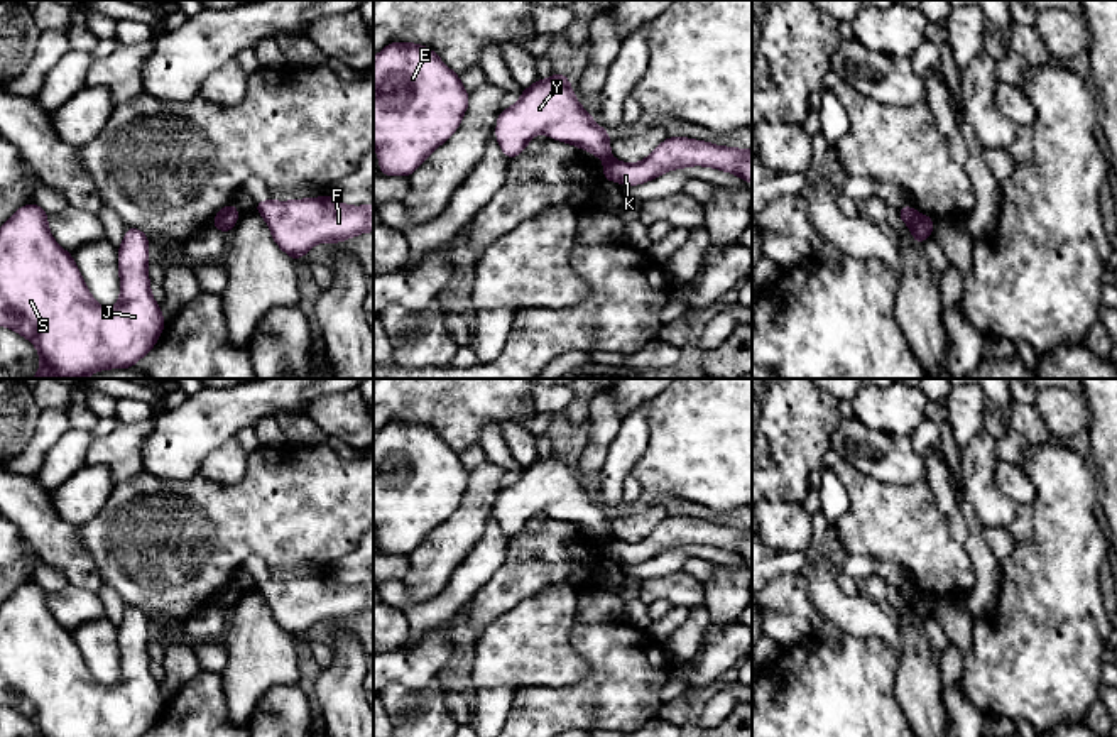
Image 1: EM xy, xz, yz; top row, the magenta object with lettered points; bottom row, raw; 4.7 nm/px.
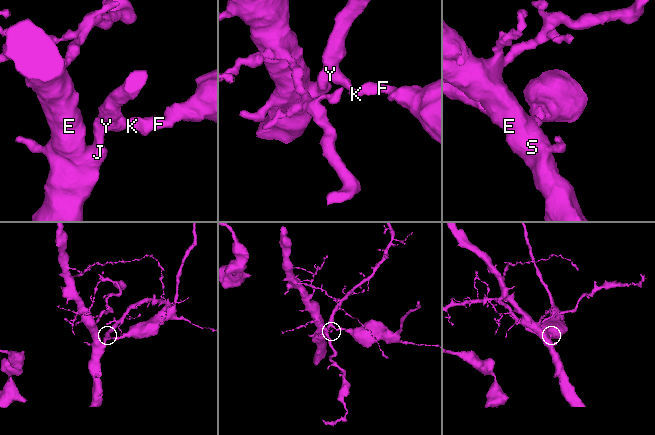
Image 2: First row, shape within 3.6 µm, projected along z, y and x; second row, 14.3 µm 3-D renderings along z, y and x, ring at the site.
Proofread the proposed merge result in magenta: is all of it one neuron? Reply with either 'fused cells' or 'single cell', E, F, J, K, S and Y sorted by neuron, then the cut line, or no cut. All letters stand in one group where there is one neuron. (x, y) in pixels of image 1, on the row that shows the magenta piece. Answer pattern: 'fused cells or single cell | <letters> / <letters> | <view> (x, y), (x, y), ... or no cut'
fused cells | E J S Y / F K | yz (915, 212), (909, 225)

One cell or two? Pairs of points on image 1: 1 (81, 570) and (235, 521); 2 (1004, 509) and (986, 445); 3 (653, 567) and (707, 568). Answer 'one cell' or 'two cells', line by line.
1: two cells
2: one cell
3: two cells

